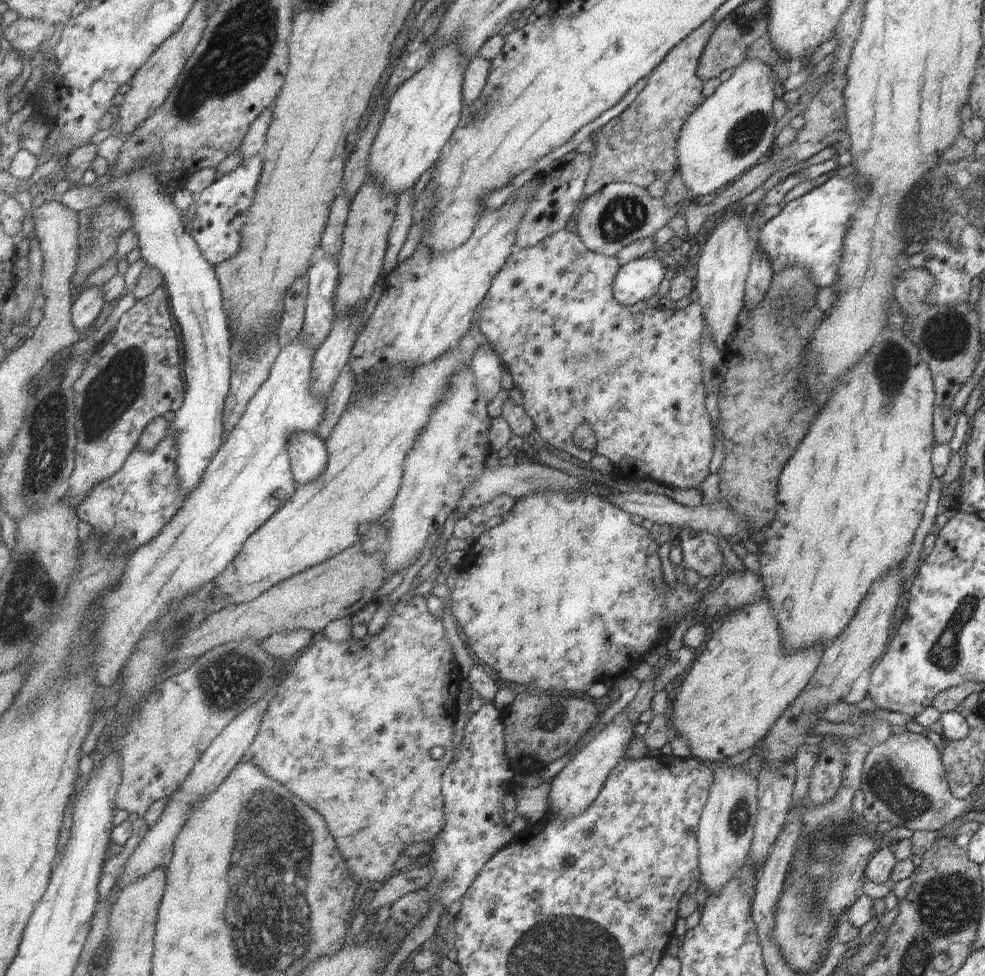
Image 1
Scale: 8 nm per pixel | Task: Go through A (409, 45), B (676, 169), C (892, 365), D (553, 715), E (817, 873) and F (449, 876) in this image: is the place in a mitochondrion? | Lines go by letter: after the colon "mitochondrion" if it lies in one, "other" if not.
A: other
B: other
C: mitochondrion
D: mitochondrion
E: mitochondrion
F: mitochondrion

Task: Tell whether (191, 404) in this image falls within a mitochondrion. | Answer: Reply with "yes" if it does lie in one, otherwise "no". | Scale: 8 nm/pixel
no

